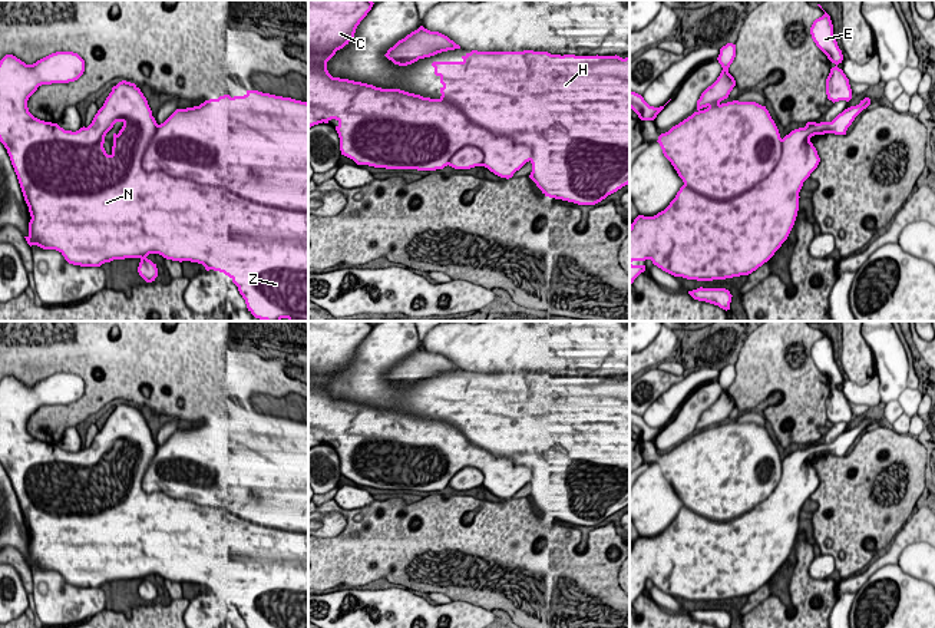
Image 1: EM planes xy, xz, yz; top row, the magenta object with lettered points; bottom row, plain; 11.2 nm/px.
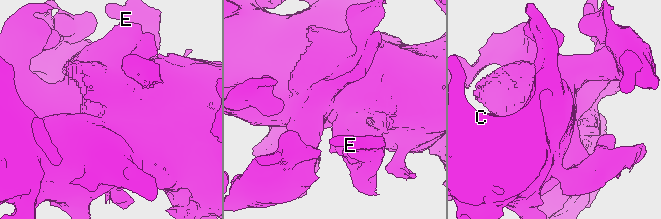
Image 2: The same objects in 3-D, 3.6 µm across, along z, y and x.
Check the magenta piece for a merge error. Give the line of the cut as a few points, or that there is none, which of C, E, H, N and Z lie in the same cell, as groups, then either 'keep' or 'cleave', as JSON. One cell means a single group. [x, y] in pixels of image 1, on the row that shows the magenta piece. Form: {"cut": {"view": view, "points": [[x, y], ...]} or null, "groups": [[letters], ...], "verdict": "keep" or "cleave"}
{"cut": {"view": "xy", "points": [[142, 154], [145, 171], [307, 212]]}, "groups": [["C", "E", "N", "Z"], ["H"]], "verdict": "cleave"}

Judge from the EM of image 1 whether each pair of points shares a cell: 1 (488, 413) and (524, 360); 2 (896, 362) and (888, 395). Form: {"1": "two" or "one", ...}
{"1": "two", "2": "one"}

